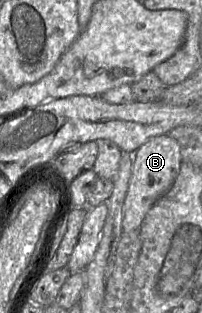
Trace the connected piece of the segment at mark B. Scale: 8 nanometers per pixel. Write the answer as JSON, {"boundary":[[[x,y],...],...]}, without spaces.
{"boundary":[[[169,134],[148,139],[133,153],[132,171],[123,203],[122,233],[139,231],[150,208],[172,187],[181,163],[180,145]]]}

